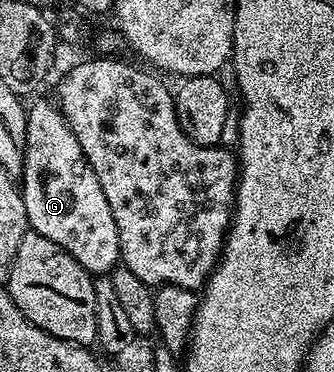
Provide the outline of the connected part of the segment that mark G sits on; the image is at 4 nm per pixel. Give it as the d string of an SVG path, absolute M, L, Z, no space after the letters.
M52 100L49 101L30 104L25 114L25 166L19 178L19 188L27 207L29 228L32 232L51 239L51 243L71 254L91 275L109 275L118 267L121 259L115 217L111 215L111 207L107 204L107 195L103 195L103 187L99 187L99 179L95 179L95 171L91 171L91 163L87 163L83 155L83 147L79 147L79 139L75 139L75 133L71 131L60 108Z

